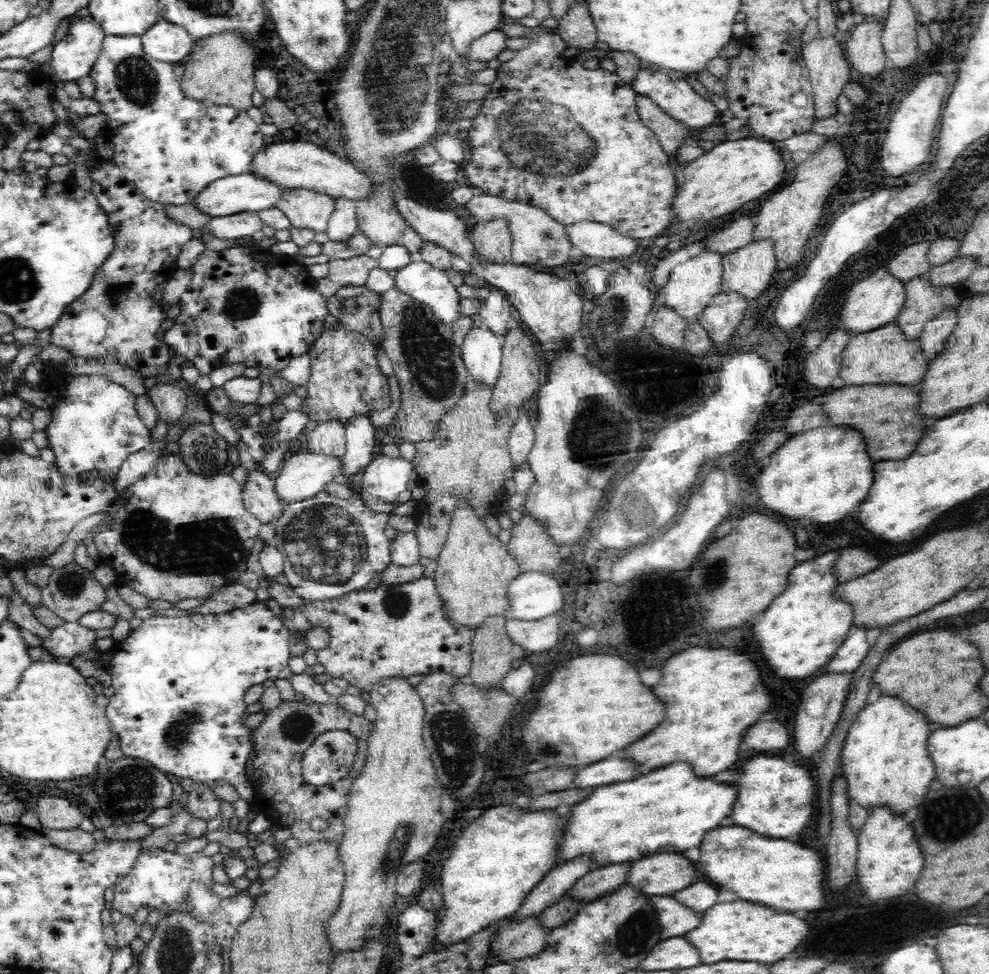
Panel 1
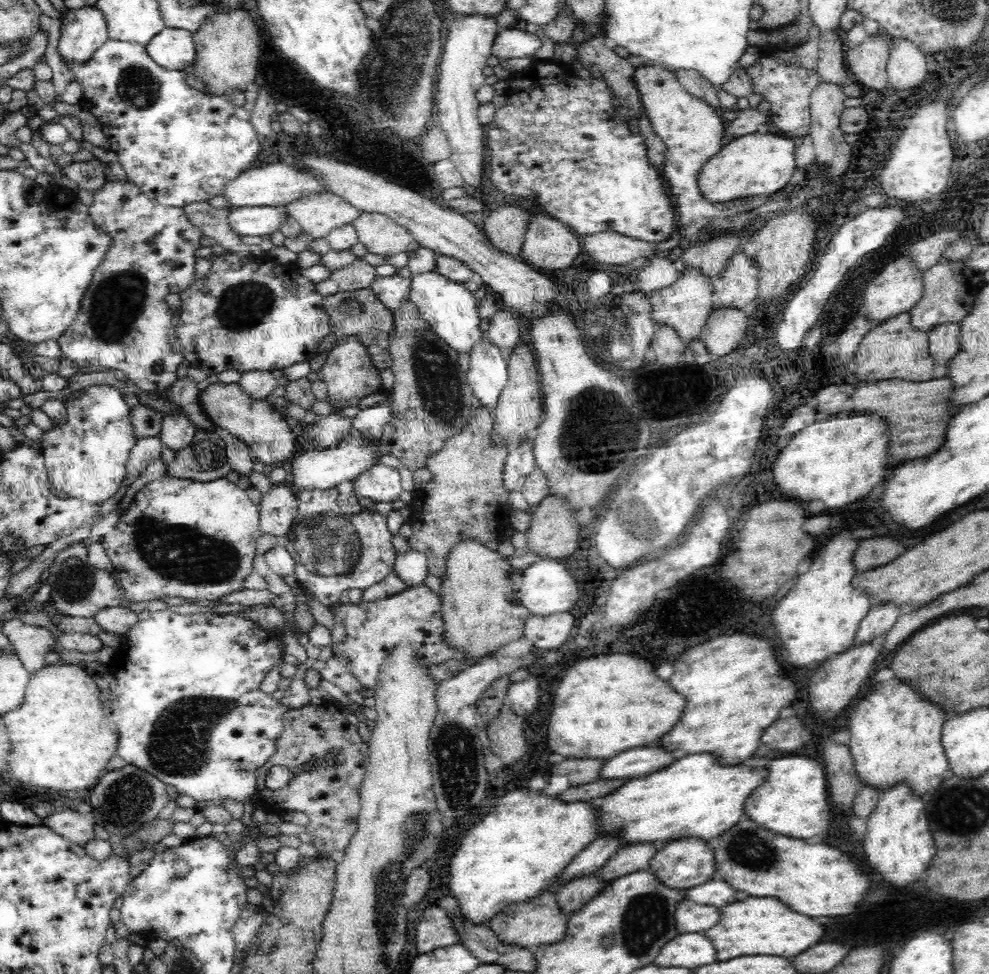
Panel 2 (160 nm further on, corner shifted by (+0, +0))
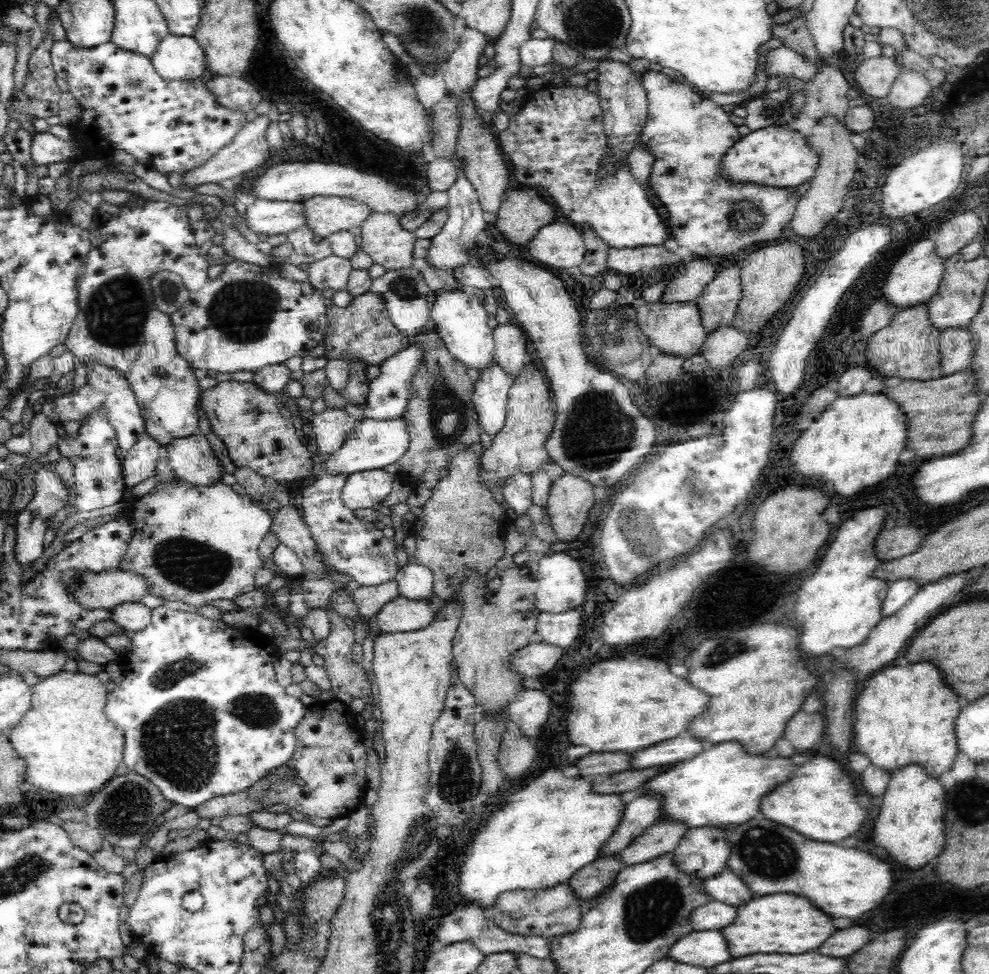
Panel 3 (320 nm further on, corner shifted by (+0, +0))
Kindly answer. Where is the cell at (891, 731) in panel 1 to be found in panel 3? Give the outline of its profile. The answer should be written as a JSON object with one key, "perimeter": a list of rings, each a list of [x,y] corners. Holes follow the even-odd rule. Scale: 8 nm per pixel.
{"perimeter":[[[916,662],[916,666],[886,665],[861,687],[853,708],[858,720],[853,722],[858,750],[868,752],[870,762],[890,774],[912,764],[920,765],[930,777],[939,778],[946,773],[958,753],[953,723],[964,702],[951,690],[942,690],[946,686],[940,686],[936,666],[928,666],[928,662]]]}

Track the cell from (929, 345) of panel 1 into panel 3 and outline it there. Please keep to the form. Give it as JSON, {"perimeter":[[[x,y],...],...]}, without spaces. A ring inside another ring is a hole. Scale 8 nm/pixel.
{"perimeter":[[[946,328],[941,331],[938,340],[943,376],[968,370],[967,367],[973,356],[969,330]]]}

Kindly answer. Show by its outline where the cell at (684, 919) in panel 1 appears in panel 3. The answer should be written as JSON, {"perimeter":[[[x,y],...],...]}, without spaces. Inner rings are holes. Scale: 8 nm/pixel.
{"perimeter":[[[709,900],[704,906],[698,906],[692,910],[692,928],[694,930],[716,930],[728,926],[732,918],[736,916],[736,906],[728,906],[722,902]]]}

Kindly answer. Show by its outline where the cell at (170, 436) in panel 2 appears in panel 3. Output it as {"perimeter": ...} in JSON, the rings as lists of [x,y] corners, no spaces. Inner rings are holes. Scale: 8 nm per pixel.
{"perimeter":[[[204,435],[170,439],[165,450],[180,481],[201,485],[223,481],[225,469]]]}

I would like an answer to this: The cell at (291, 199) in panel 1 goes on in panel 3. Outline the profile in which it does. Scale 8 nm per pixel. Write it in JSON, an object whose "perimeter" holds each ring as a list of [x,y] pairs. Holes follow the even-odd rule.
{"perimeter":[[[315,196],[301,204],[305,225],[318,238],[328,238],[340,231],[355,231],[371,212],[367,204],[340,196]]]}

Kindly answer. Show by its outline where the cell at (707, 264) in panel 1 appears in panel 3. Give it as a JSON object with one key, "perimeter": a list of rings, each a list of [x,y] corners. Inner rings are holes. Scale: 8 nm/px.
{"perimeter":[[[644,299],[632,302],[637,308],[637,321],[650,344],[658,348],[660,354],[668,356],[694,356],[701,354],[701,348],[706,340],[702,318],[699,315],[699,305],[696,299],[664,301],[648,303]]]}

